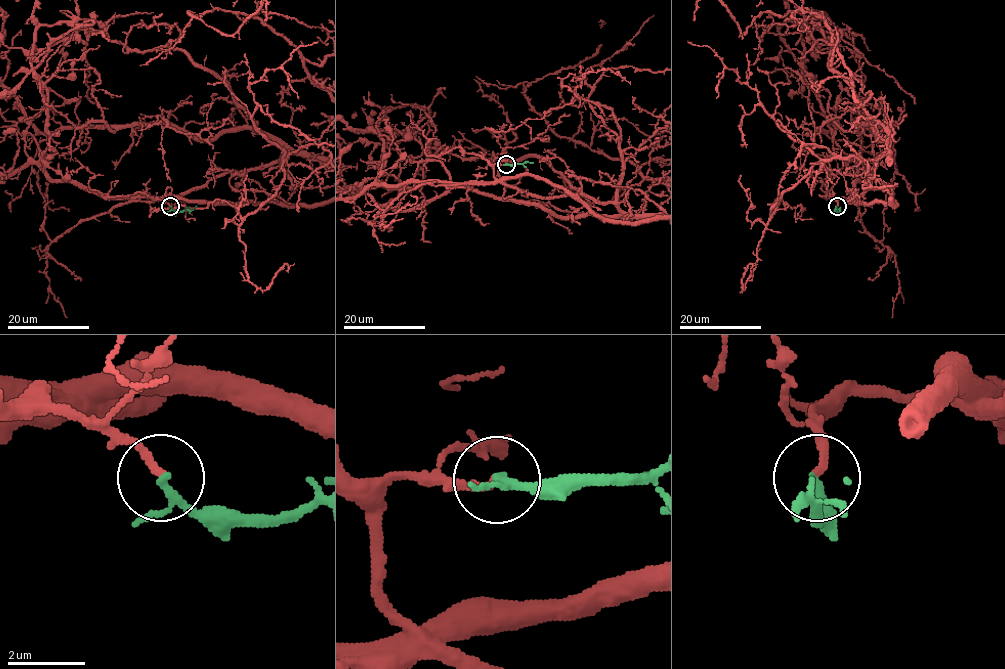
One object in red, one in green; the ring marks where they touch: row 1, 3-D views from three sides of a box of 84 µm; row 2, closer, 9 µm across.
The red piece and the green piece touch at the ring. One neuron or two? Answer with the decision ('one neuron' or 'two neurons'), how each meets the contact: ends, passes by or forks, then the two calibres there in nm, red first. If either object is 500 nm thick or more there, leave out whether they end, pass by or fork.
one neuron | red ends | green passes by | 200/170 nm

